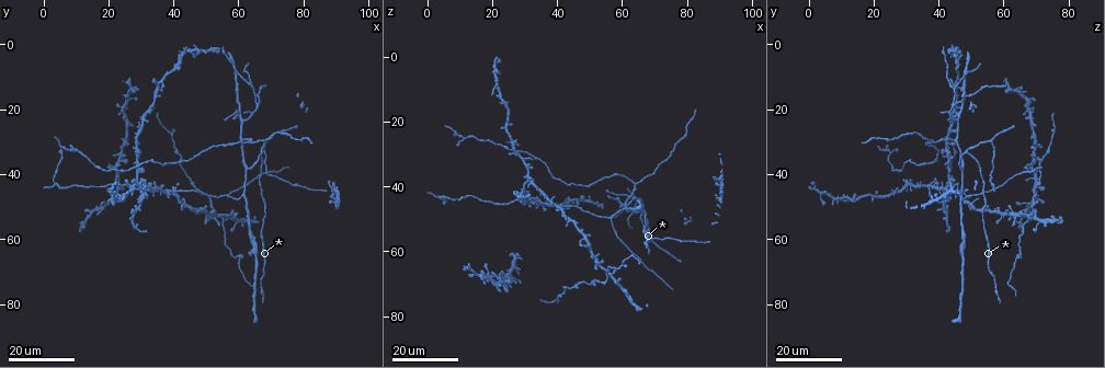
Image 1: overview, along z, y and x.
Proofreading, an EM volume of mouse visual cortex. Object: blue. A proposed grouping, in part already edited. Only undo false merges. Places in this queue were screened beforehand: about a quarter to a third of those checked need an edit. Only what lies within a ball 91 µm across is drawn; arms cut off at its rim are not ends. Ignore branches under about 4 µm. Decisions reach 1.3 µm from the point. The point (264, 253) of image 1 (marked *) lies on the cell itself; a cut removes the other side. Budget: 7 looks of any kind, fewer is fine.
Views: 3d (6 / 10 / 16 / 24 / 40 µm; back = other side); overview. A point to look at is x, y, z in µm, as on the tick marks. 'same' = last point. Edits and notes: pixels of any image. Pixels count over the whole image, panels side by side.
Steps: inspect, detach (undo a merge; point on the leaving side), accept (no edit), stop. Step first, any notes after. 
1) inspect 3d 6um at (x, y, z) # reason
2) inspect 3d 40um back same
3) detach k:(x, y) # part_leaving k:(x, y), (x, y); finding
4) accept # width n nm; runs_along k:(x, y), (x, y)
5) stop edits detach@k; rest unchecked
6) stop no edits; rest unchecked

inspect 3d 16um at (67, 33, 48) # three-way junction

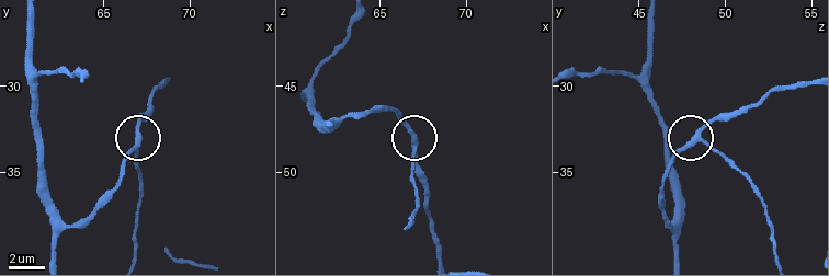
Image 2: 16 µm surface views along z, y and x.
inspect 3d 10um at (67.1, 33.2, 48.1)

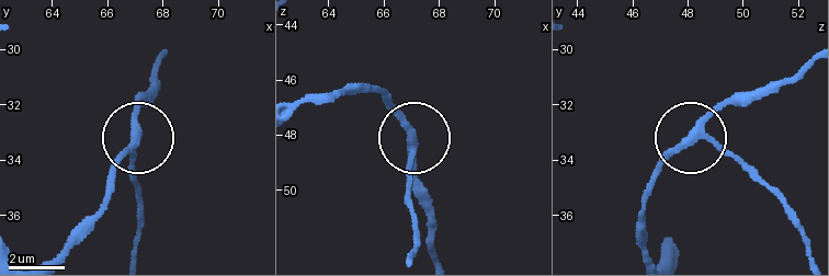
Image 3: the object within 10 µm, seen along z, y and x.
accept # arms 3; runs_along 3:(809, 239), (769, 190), (696, 137), (738, 93); one cell here

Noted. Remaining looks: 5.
inspect 3d 24um at (61, 21, 46) # small branch off a trunk

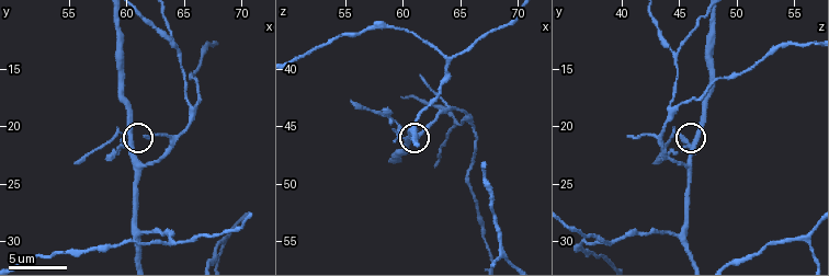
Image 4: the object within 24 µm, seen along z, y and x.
inspect 3d 6um at (60.2, 21.6, 46.0)

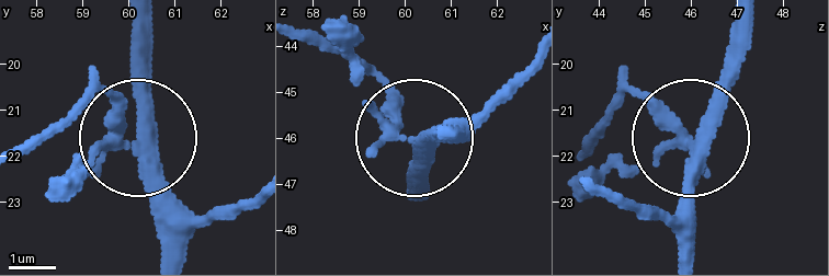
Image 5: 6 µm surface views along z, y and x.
detach 5:(110, 95) # arms 5; part_leaving 5:(112, 129), (109, 98), (89, 94), (18, 145); a second cell is stuck on

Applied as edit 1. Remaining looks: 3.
inspect 3d 6um at (66.0, 18.4, 44.4) # thin arm on a thick one

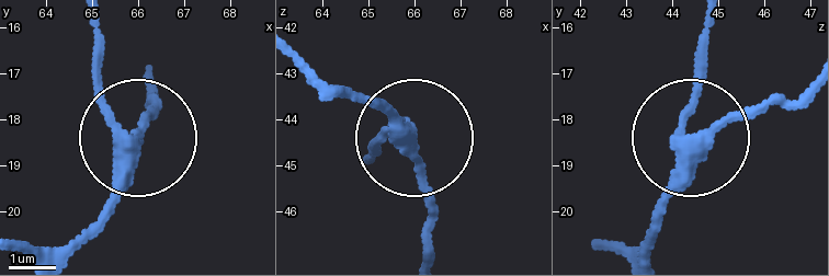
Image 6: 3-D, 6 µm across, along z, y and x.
accept # arms 3; runs_along 6:(650, 256), (678, 151), (803, 100); continuous, no second cell

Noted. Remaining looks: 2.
inspect 3d 10um at (64.6, 13.6, 44.8) # three arms meet

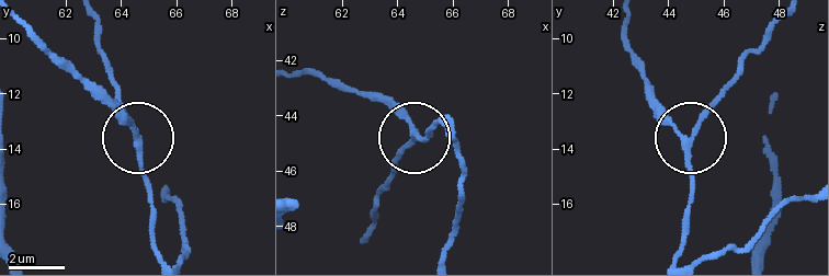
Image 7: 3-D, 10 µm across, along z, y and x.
inspect 3d 10um back at (64.7, 13.7, 44.6)

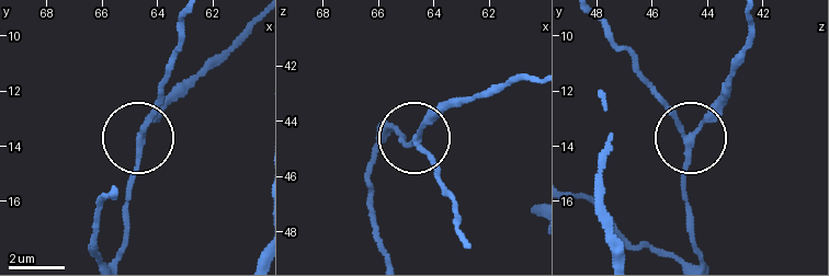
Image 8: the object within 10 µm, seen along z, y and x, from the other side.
accept # side_arm 13 um; arms 3; one cell here

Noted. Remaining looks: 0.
stop edits detach@5; rest unchecked

